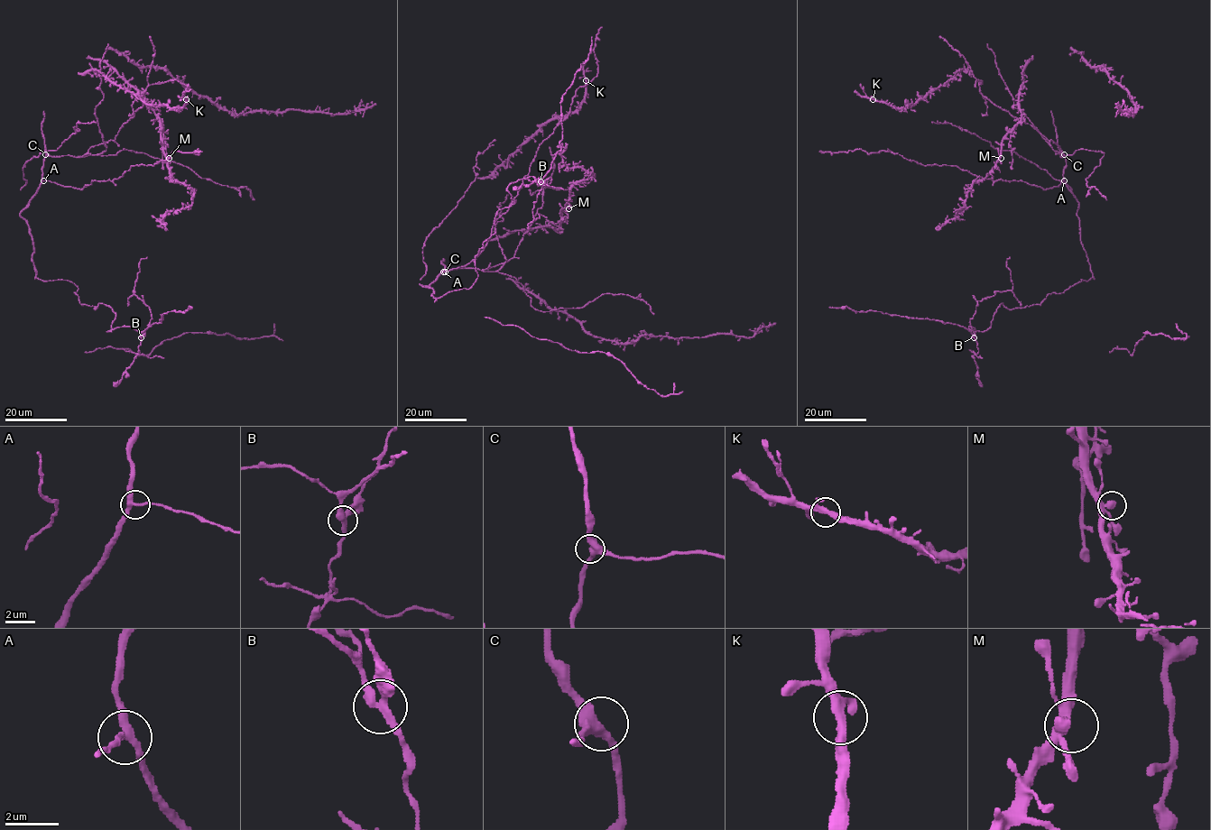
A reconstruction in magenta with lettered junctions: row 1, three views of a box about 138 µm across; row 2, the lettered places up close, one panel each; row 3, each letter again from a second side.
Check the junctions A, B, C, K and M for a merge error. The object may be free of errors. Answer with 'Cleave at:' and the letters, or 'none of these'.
Cleave at: B

